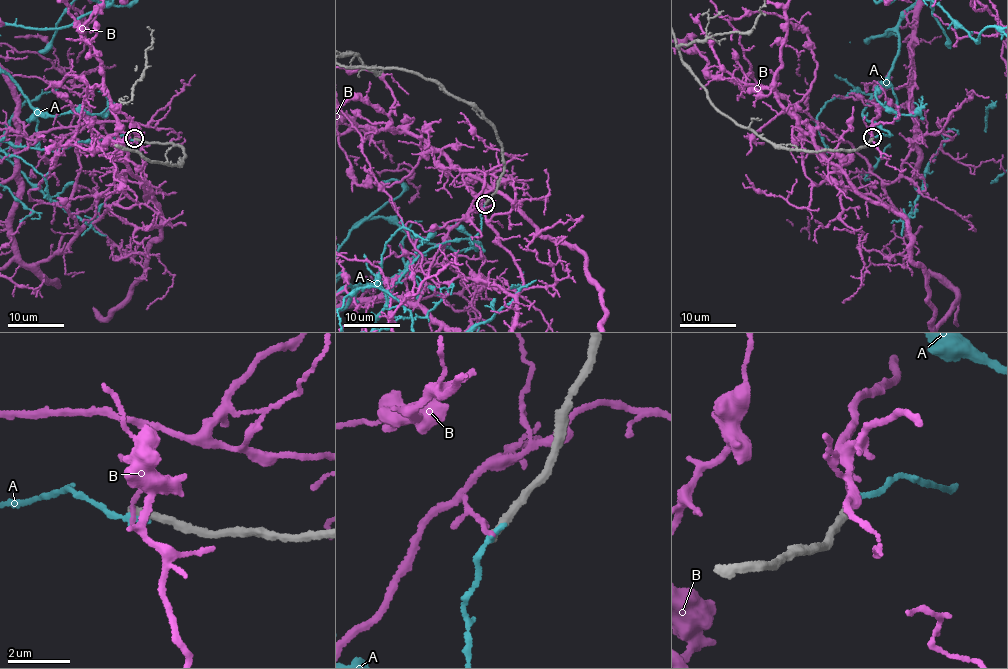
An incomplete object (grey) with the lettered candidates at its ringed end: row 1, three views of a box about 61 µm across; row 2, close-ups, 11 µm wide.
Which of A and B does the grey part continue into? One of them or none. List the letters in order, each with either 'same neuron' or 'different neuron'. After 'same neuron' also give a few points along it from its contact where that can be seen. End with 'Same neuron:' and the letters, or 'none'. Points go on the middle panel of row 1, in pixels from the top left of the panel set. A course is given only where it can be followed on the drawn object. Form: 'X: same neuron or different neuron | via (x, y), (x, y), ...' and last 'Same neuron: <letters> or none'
A: different neuron
B: different neuron
Same neuron: none

